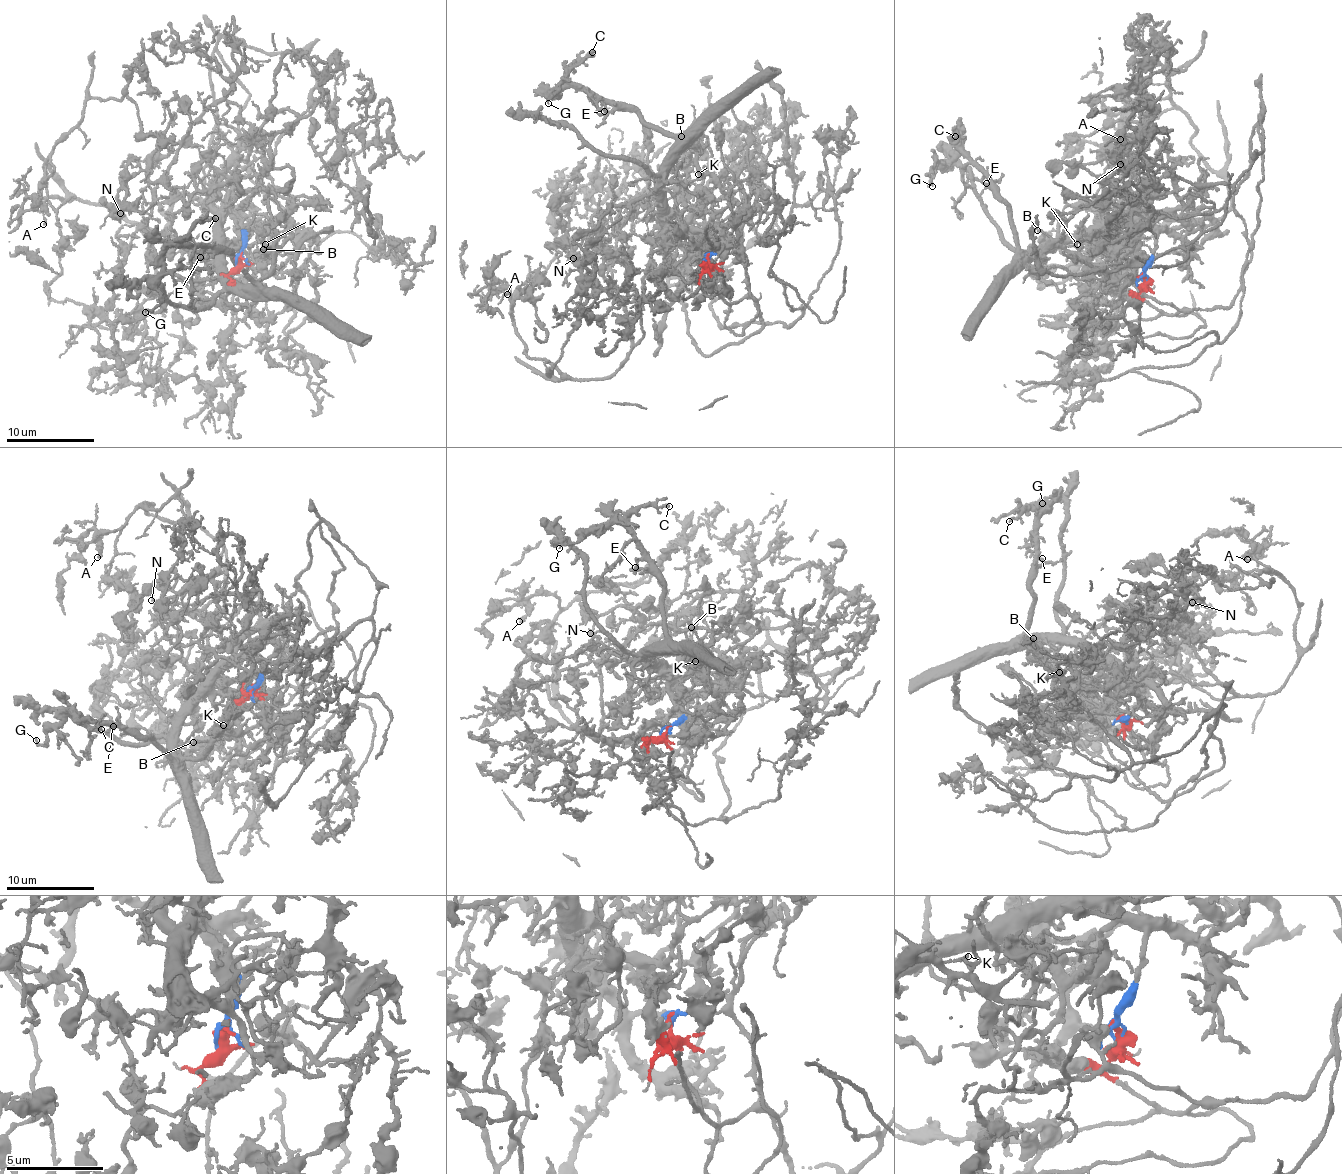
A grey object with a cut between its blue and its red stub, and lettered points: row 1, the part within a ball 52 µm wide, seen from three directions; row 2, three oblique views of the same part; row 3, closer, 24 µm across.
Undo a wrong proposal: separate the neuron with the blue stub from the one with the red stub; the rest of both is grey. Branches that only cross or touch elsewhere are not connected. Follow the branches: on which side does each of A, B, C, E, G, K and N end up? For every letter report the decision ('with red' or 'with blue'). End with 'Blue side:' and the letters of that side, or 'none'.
A: with red
B: with blue
C: with blue
E: with blue
G: with blue
K: with blue
N: with red
Blue side: B, C, E, G, K

